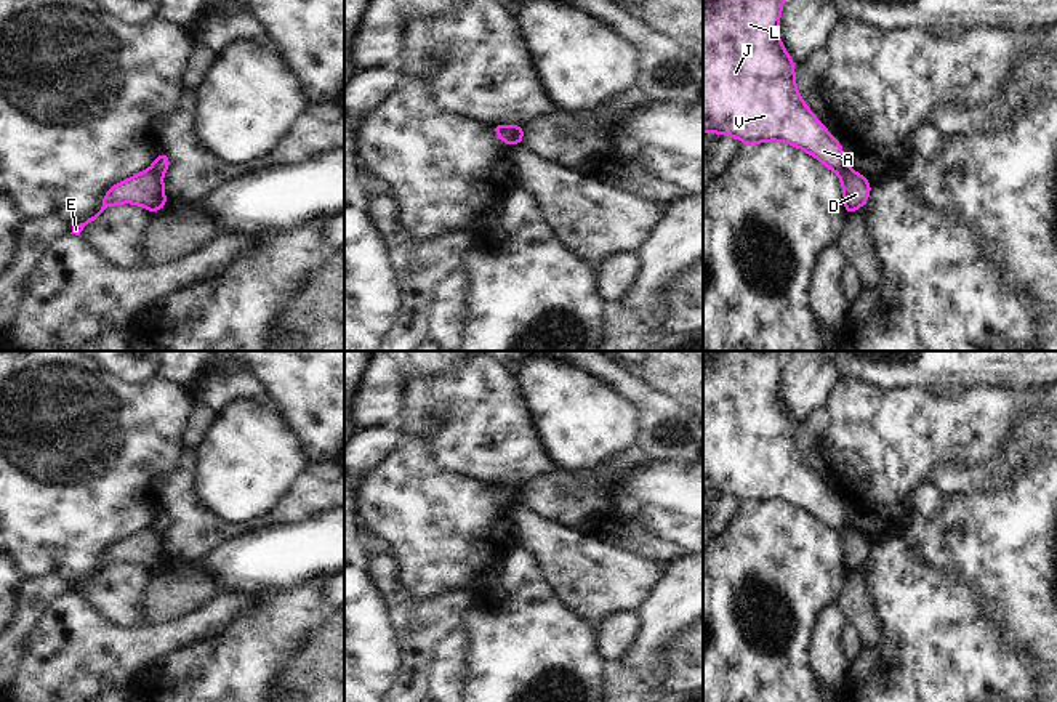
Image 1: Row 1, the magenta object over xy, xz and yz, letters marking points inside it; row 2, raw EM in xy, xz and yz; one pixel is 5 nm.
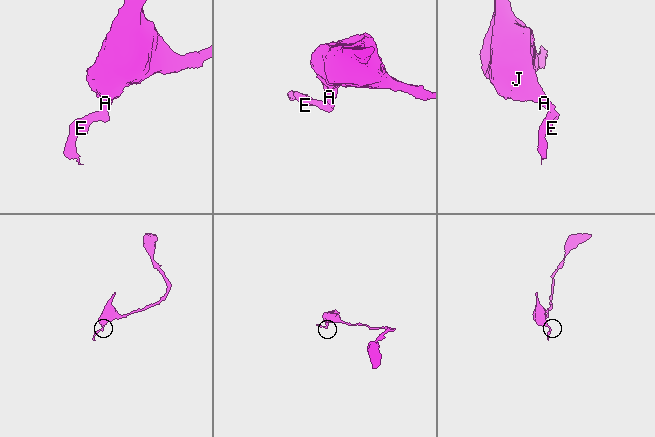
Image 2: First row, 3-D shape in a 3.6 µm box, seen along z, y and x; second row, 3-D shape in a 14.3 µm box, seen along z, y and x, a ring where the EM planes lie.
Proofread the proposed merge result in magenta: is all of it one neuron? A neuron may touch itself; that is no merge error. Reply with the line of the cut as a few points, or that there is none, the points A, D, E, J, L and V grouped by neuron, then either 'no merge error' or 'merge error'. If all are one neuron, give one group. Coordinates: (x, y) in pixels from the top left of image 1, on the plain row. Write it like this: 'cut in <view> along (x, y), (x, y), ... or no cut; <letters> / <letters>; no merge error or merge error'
cut in xz along (510, 486), (511, 497), (516, 502); A J L V / D E; merge error

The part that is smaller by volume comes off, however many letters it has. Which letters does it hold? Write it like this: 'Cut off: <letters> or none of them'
Cut off: D, E

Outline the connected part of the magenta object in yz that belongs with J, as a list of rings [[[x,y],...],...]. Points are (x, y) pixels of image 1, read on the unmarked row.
[[[703,351],[703,492],[711,490],[721,492],[724,495],[735,495],[745,505],[753,505],[766,500],[783,500],[806,510],[831,531],[852,529],[844,518],[844,508],[841,506],[839,500],[818,481],[796,447],[794,420],[790,417],[778,397],[778,380],[783,362],[783,351]]]

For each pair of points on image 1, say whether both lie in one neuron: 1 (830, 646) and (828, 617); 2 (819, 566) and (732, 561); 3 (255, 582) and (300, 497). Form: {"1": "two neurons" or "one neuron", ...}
{"1": "one neuron", "2": "one neuron", "3": "two neurons"}

